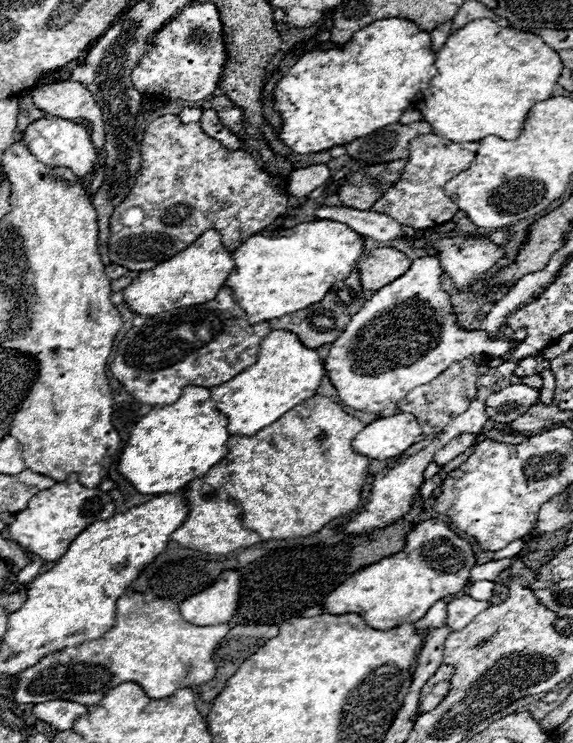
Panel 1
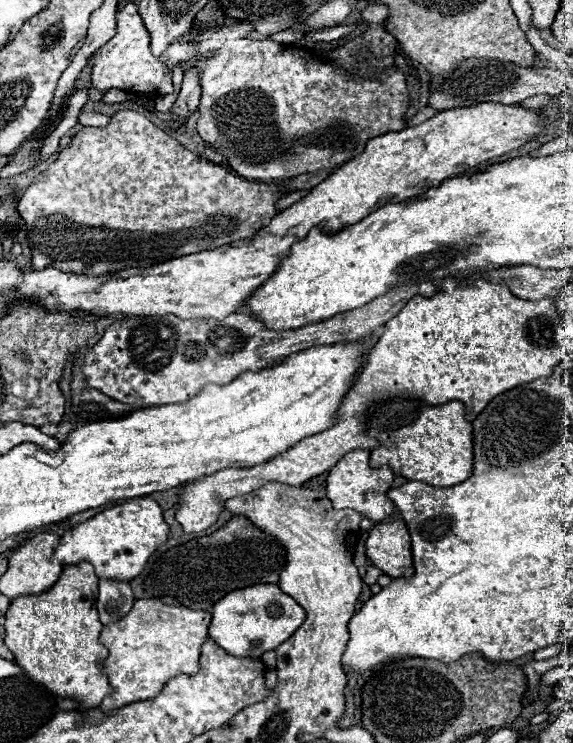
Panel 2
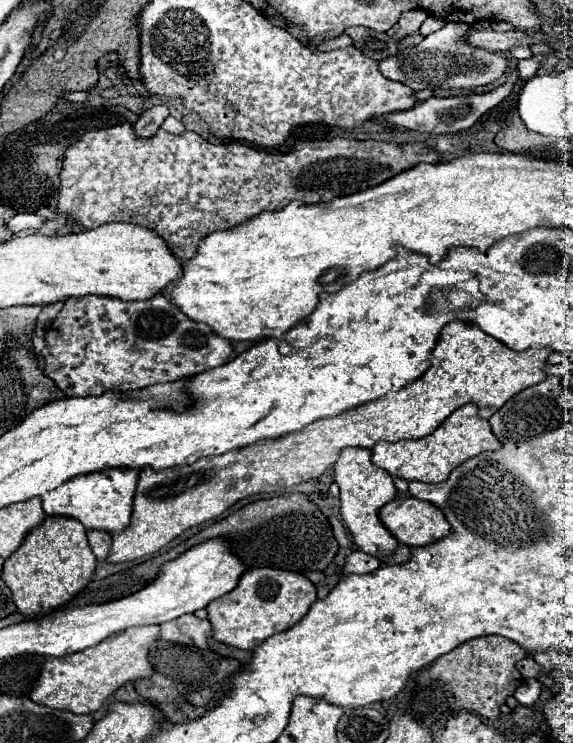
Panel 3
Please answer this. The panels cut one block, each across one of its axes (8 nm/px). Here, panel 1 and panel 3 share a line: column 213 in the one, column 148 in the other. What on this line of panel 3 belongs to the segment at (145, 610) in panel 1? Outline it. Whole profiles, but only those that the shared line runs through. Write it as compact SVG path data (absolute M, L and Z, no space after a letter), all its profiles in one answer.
M136 626L114 634L98 646L86 648L78 654L70 654L66 658L46 658L30 690L30 698L38 704L70 710L76 714L86 714L86 710L96 712L106 702L106 698L124 684L150 678L154 674L154 668L148 662L148 652L158 638L160 626Z

